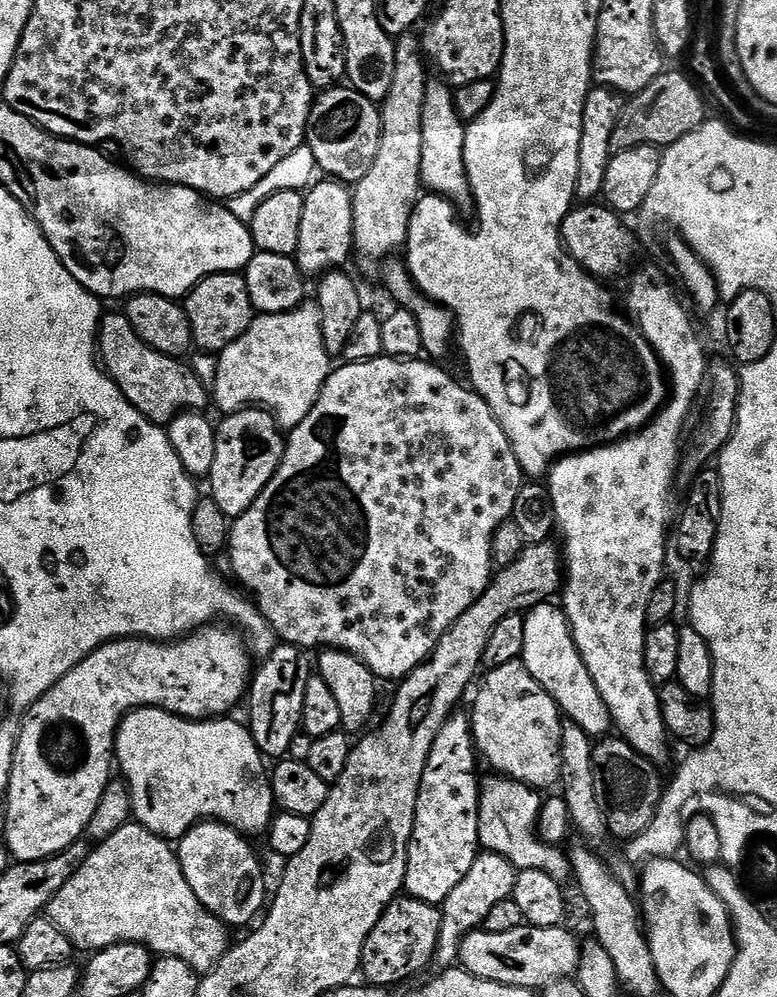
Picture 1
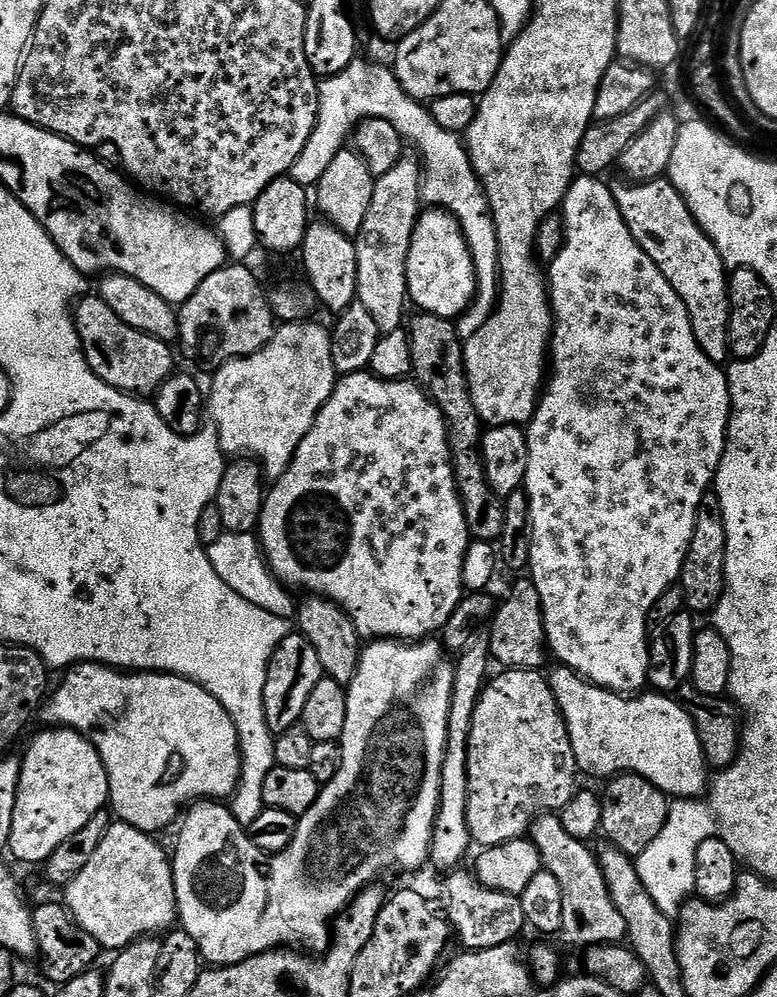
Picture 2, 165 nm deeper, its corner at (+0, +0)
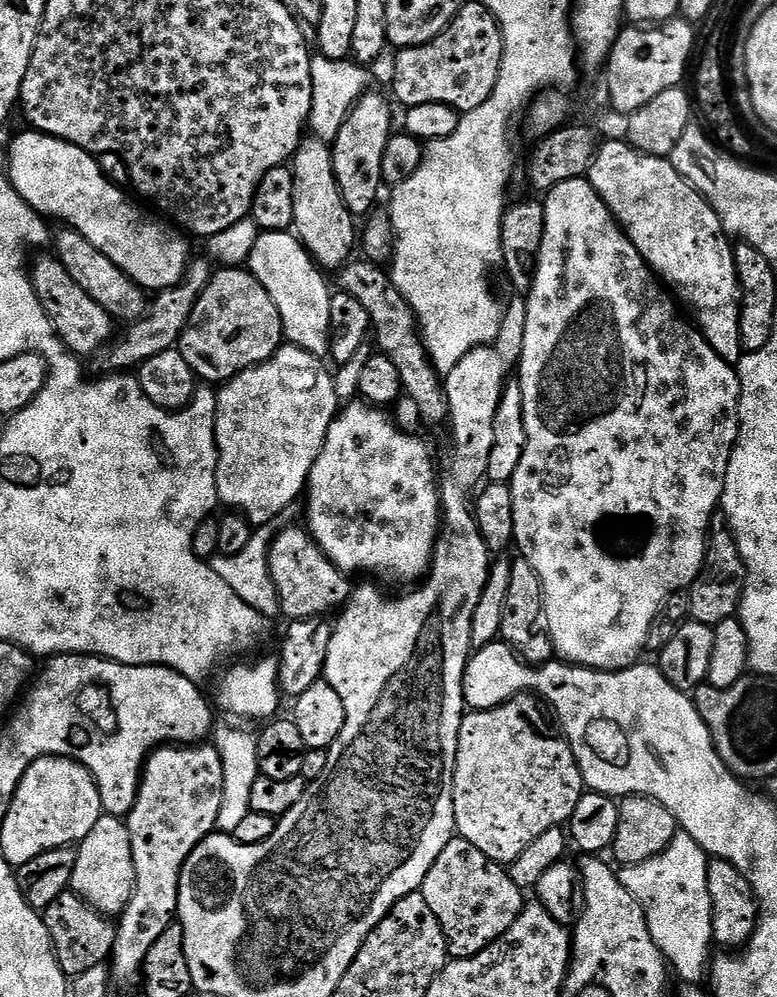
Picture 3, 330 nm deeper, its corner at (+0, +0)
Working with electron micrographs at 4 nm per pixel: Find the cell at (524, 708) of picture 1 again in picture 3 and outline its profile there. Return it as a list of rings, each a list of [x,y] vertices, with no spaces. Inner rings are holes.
[[[521,694],[507,700],[505,704],[500,704],[496,708],[491,708],[485,712],[469,711],[464,717],[460,733],[458,734],[458,754],[456,755],[456,769],[454,770],[454,786],[452,787],[452,797],[454,798],[454,818],[456,819],[456,832],[459,839],[470,842],[474,846],[478,846],[478,850],[482,850],[482,854],[486,854],[491,860],[495,860],[497,864],[510,866],[522,855],[523,852],[530,847],[538,838],[542,838],[542,834],[546,834],[546,830],[551,828],[559,828],[567,825],[572,819],[574,810],[578,806],[580,797],[584,795],[586,789],[584,787],[584,779],[580,773],[578,762],[574,758],[572,748],[563,735],[558,734],[554,727],[553,721],[544,717],[545,709],[542,707],[541,701],[532,694]]]

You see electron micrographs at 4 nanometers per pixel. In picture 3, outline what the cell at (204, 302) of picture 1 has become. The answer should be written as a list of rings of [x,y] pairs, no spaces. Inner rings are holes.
[[[224,266],[213,275],[212,279],[196,299],[194,310],[188,319],[186,330],[180,336],[179,349],[182,358],[190,362],[197,377],[201,381],[209,380],[215,386],[223,385],[247,368],[266,362],[285,343],[282,318],[278,314],[278,306],[274,306],[274,298],[266,294],[262,282],[254,278],[244,266]]]

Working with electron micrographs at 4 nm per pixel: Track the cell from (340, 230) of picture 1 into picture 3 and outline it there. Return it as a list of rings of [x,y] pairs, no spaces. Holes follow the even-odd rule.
[[[375,90],[365,92],[360,97],[360,101],[352,107],[352,113],[344,119],[342,130],[330,144],[332,165],[338,182],[338,190],[342,194],[342,202],[346,202],[346,206],[356,218],[366,215],[375,206],[376,199],[380,196],[380,188],[382,189],[384,184],[382,154],[386,154],[386,142],[394,135],[393,105],[389,97],[385,96],[379,96]]]

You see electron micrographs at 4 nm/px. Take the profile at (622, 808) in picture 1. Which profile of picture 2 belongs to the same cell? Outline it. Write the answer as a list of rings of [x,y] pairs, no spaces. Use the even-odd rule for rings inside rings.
[[[622,772],[619,776],[611,777],[600,796],[602,806],[602,822],[600,827],[607,843],[622,850],[633,858],[642,854],[658,834],[662,834],[662,826],[666,826],[668,805],[670,803],[665,789],[654,786],[646,778],[633,772]]]

